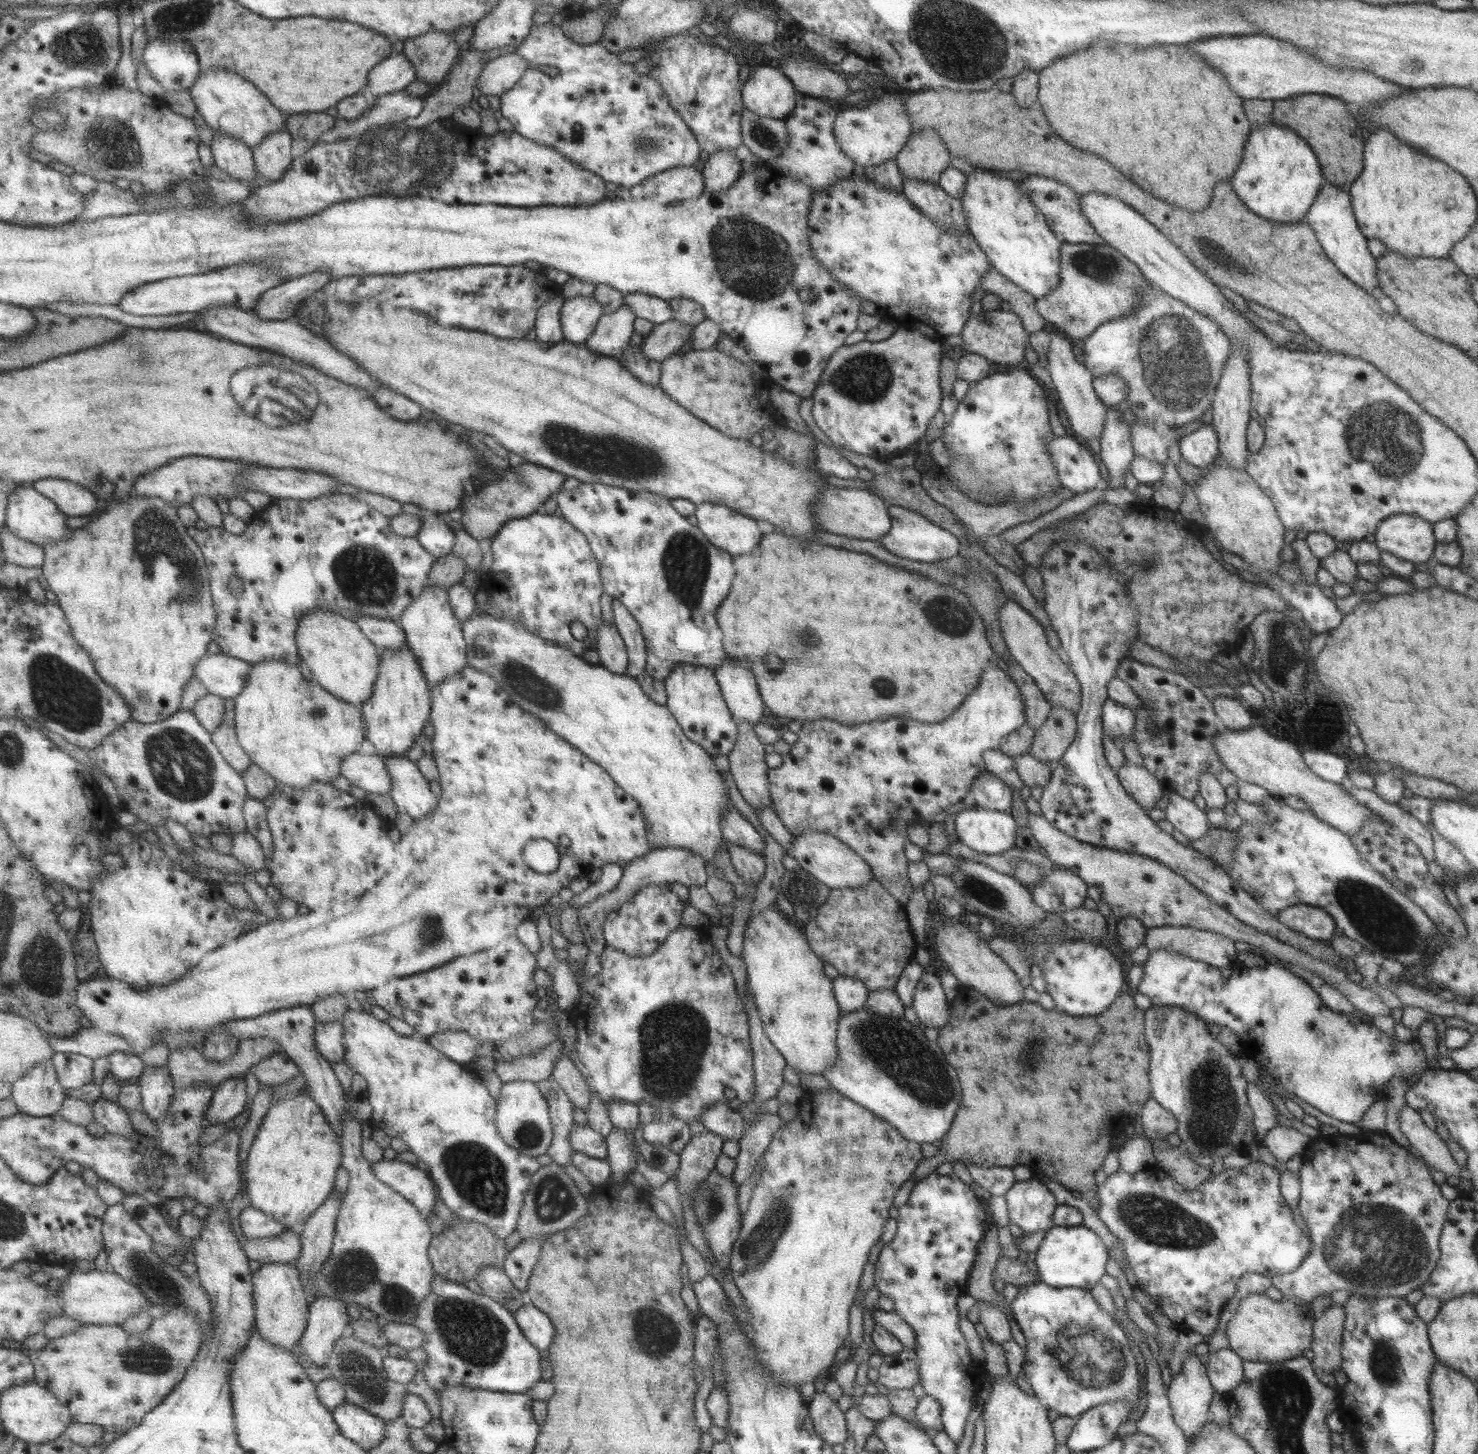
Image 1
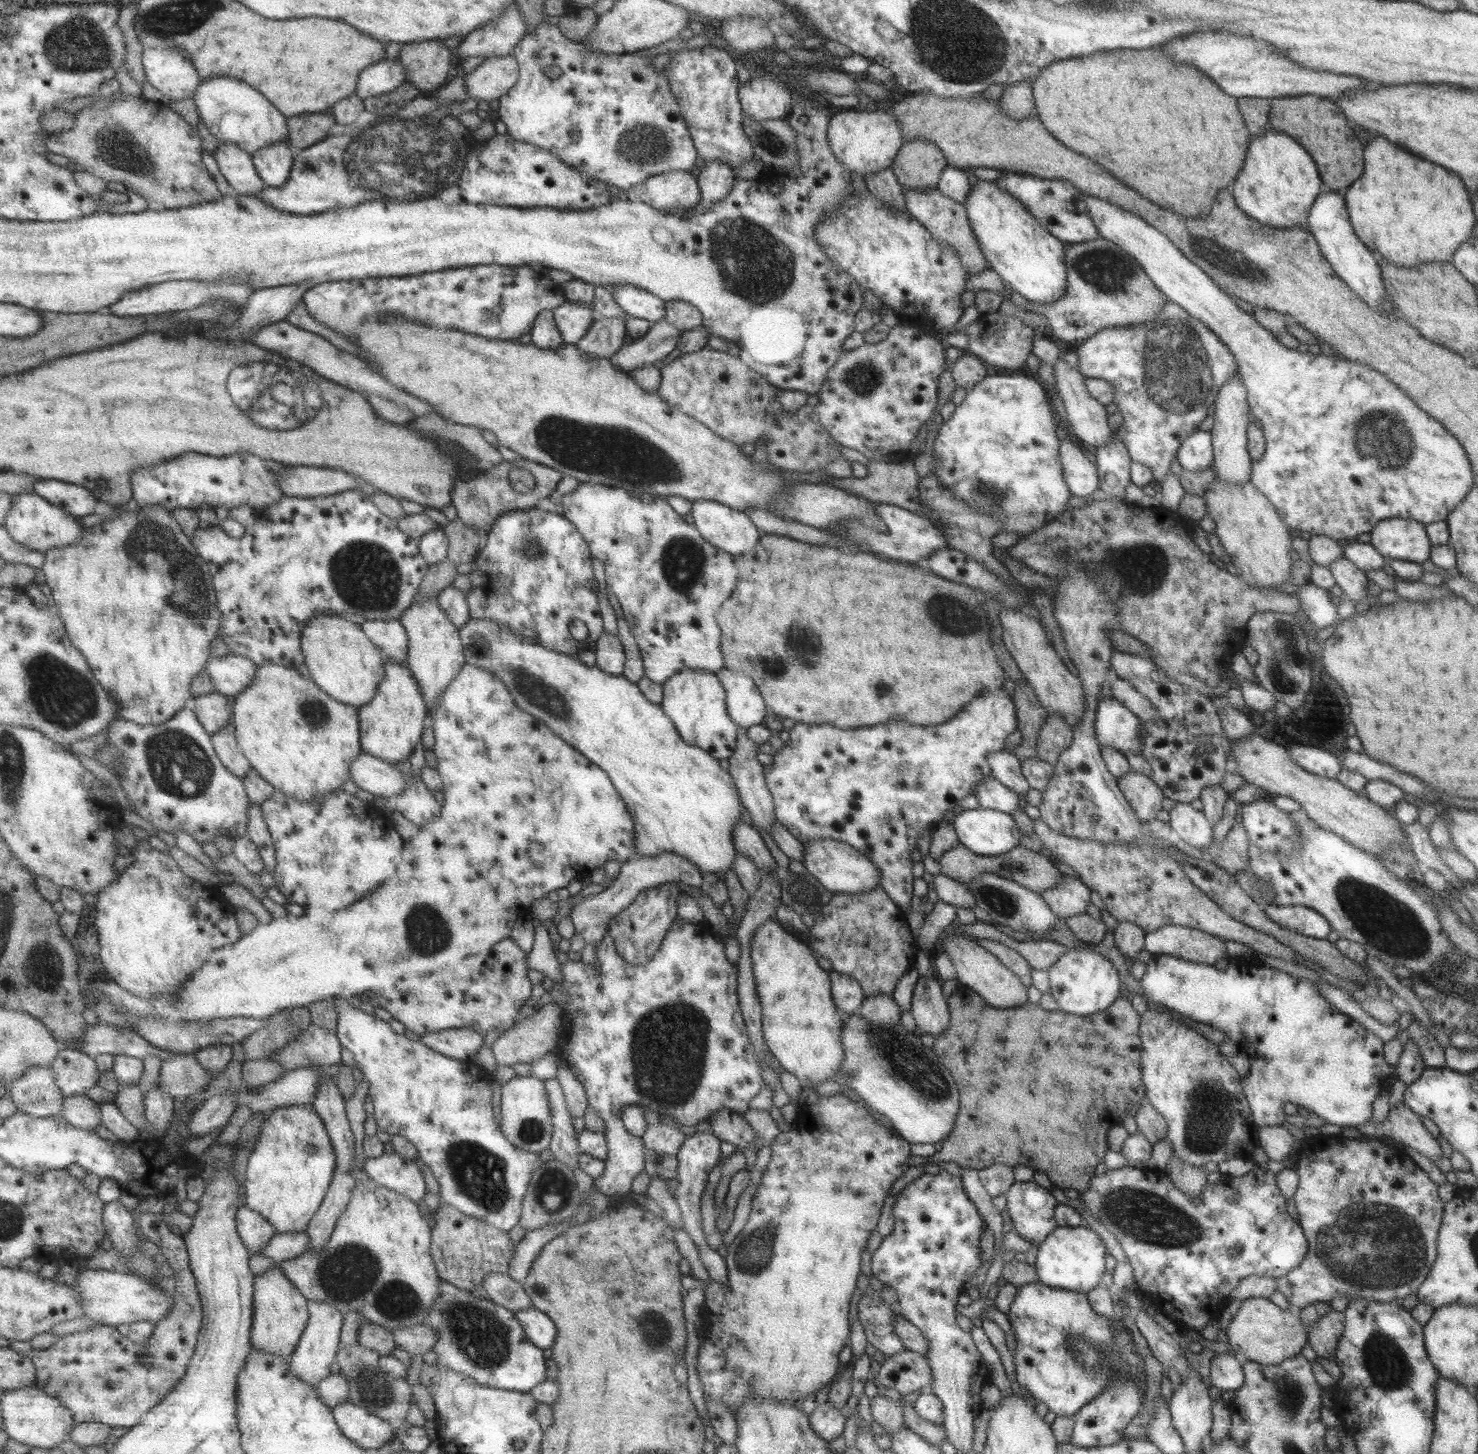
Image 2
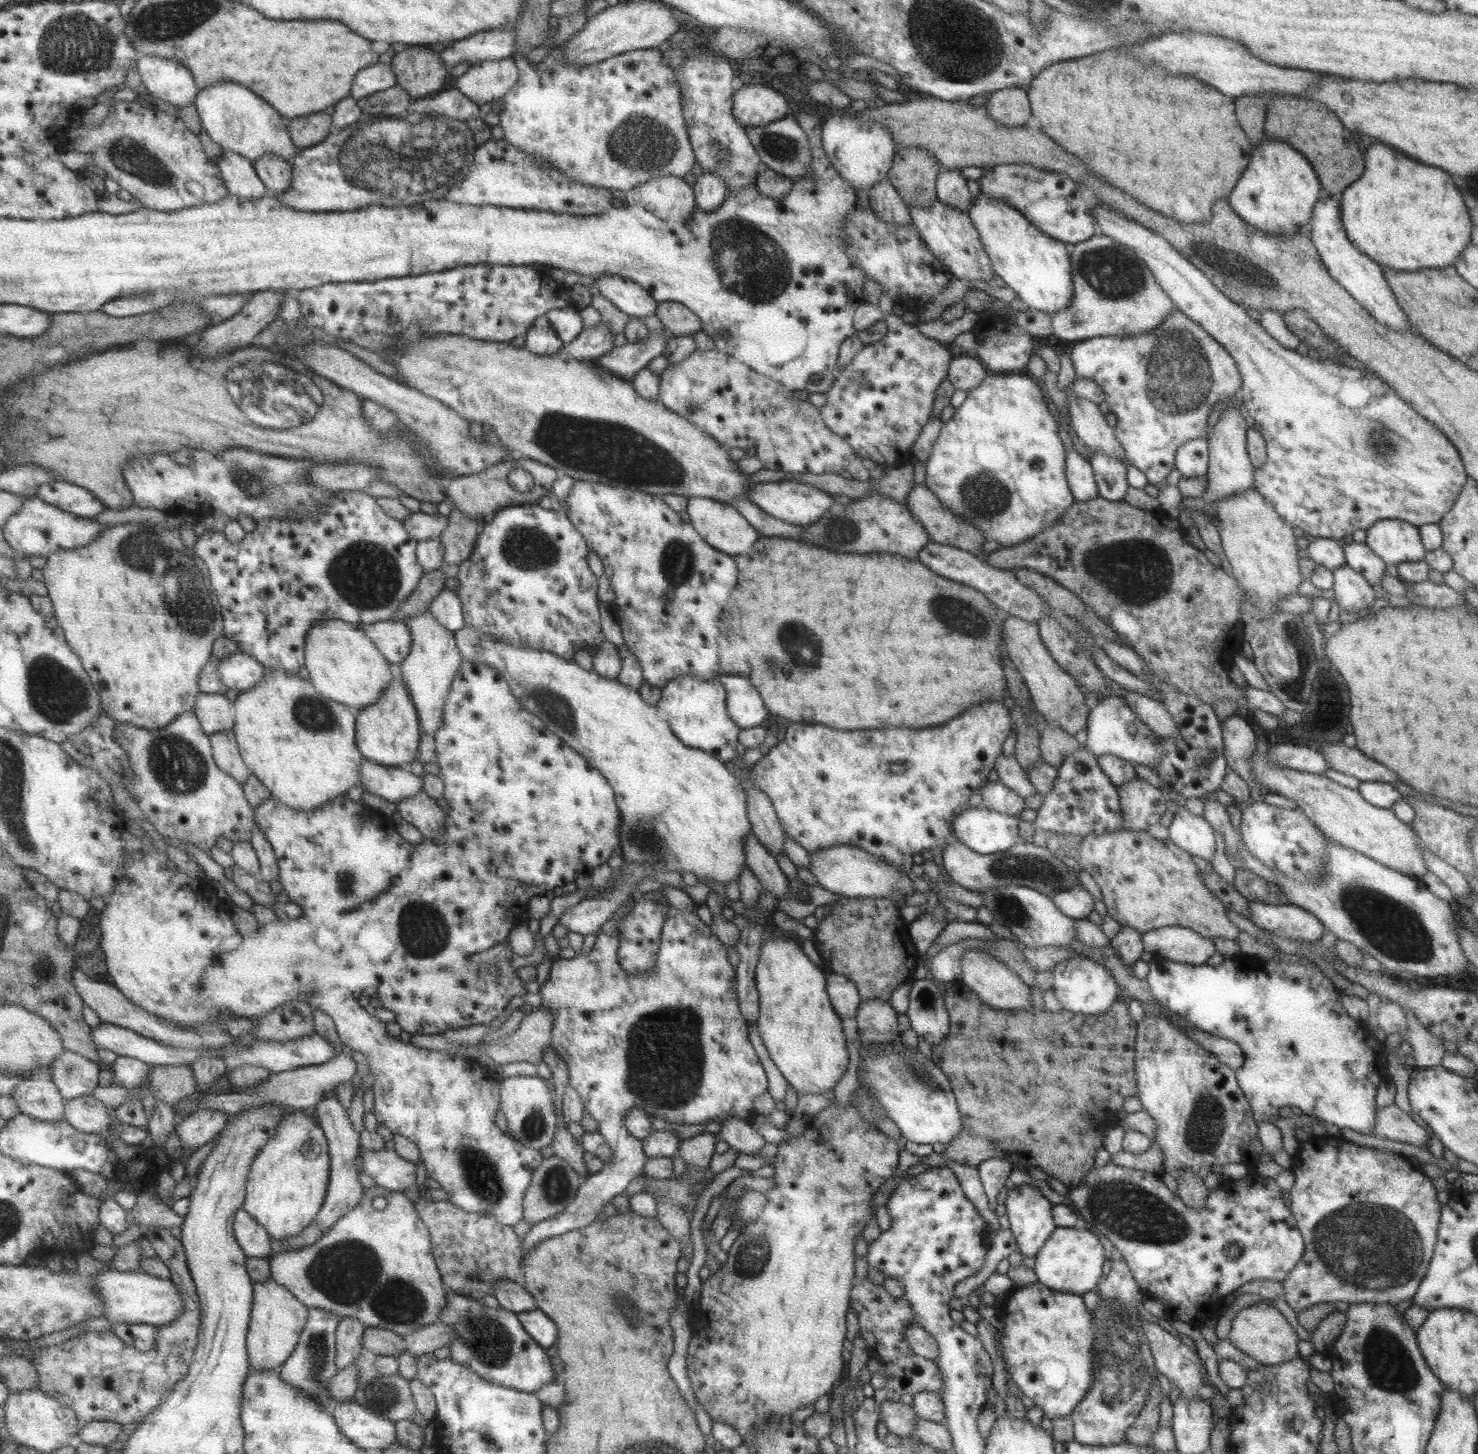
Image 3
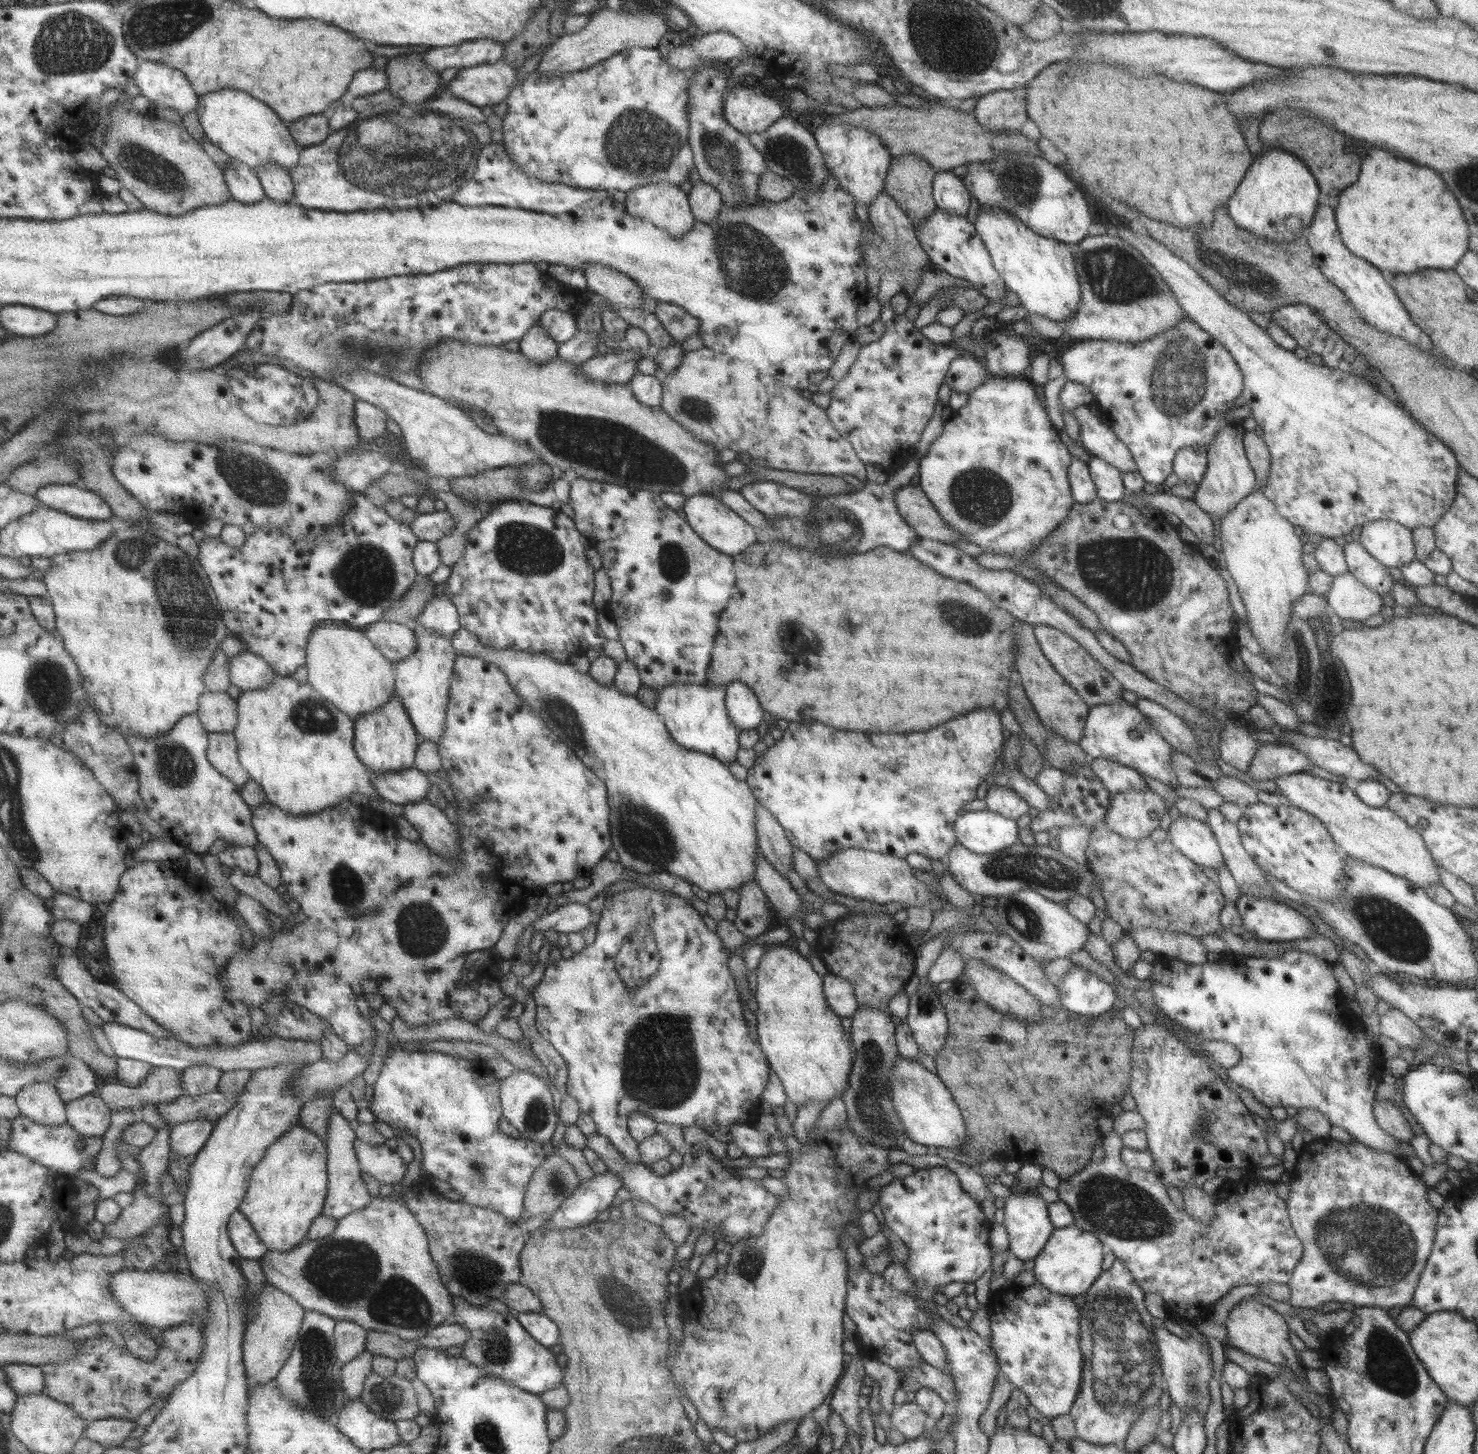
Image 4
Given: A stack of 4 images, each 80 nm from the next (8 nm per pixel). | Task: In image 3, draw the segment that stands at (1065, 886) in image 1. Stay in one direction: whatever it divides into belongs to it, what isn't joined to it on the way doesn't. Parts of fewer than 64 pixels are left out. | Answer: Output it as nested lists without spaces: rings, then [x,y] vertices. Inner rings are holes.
[[[1076,884],[1069,890],[1060,890],[1055,892],[1053,896],[1049,896],[1052,903],[1057,907],[1063,915],[1069,918],[1079,920],[1087,918],[1087,915],[1093,910],[1094,900],[1081,885]]]

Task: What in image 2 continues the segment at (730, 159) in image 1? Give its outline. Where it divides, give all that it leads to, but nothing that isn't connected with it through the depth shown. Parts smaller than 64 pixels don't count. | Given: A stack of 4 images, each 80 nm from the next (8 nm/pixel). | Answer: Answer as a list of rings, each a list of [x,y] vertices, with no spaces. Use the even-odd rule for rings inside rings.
[[[714,160],[709,164],[700,164],[700,171],[696,178],[700,199],[709,203],[720,202],[729,194],[734,181],[735,170],[724,162]]]

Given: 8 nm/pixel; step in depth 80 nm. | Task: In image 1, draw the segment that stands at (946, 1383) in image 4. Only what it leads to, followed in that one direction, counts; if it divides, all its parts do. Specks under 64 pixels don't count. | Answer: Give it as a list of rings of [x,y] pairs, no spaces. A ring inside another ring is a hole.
[[[902,1348],[897,1354],[882,1355],[882,1363],[877,1368],[876,1382],[888,1390],[903,1390],[918,1382],[918,1358],[914,1349]]]

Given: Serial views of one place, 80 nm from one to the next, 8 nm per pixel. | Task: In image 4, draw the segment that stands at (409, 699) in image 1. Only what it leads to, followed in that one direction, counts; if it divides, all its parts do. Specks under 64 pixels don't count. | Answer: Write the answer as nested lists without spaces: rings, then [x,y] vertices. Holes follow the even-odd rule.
[[[397,694],[385,707],[356,720],[355,746],[359,759],[376,774],[410,769],[416,766],[416,754],[422,743],[417,728],[409,719],[407,709],[397,699]]]

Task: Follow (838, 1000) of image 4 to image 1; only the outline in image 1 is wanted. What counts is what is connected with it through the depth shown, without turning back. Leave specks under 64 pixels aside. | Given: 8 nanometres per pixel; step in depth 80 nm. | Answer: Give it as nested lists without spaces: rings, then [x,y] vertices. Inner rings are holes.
[[[837,975],[832,980],[833,998],[841,1012],[851,1012],[864,1008],[868,997],[868,988],[855,978]]]

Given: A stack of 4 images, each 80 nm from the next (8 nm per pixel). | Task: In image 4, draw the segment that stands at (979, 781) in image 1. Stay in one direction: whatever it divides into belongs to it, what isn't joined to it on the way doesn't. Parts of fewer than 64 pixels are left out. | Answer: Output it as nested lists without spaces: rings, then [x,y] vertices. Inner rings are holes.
[[[994,786],[987,789],[984,800],[989,812],[1015,821],[1029,810],[1028,804],[1019,798],[1016,792],[1005,786]]]

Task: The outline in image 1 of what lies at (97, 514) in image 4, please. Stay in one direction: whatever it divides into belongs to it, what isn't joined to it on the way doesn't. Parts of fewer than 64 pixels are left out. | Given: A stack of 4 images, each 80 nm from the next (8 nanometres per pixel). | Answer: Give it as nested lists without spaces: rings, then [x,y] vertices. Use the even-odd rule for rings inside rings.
[[[45,478],[31,484],[47,498],[53,499],[69,516],[92,516],[99,499],[93,490],[80,483],[59,478]]]

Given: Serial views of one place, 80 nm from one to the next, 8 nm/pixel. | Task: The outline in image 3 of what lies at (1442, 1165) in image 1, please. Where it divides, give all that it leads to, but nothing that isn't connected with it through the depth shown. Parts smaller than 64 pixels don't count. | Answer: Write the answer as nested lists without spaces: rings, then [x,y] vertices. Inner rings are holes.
[[[1394,1103],[1376,1109],[1374,1134],[1418,1147],[1426,1147],[1429,1136],[1425,1128],[1417,1125],[1409,1115],[1401,1111]]]

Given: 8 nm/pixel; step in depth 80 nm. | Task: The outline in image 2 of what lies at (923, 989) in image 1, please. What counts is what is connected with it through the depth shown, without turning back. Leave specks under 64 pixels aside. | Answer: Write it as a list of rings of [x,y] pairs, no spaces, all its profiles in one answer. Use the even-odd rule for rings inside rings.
[[[919,976],[912,988],[909,1011],[921,1033],[925,1032],[925,1034],[930,1034],[934,1038],[943,1034],[947,1030],[950,1014],[946,1003],[946,997],[941,991],[941,981]]]

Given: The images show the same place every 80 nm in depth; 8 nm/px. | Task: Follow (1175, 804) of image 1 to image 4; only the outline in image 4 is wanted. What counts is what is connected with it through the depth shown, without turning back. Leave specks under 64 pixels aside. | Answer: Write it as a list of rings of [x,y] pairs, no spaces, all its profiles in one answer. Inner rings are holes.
[[[1182,815],[1171,822],[1168,840],[1193,864],[1217,872],[1223,859],[1213,833],[1206,823]]]

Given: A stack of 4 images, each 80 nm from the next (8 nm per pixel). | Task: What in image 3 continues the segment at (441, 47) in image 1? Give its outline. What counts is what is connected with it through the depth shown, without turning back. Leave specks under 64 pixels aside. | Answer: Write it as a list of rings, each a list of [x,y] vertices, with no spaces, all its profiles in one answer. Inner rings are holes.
[[[407,45],[391,61],[397,86],[408,90],[413,100],[436,94],[447,82],[449,66],[444,65],[440,53],[424,45]]]

